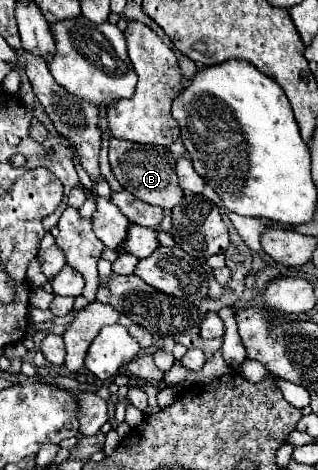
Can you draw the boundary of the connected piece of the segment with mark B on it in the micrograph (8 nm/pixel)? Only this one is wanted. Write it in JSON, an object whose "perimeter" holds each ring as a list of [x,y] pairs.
{"perimeter":[[[111,137],[109,139],[109,161],[113,167],[115,179],[131,191],[137,199],[157,205],[161,209],[173,209],[175,205],[181,203],[183,191],[177,185],[177,175],[175,175],[175,157],[167,147],[159,145],[141,145],[141,143],[131,143],[131,141],[121,141]]]}

